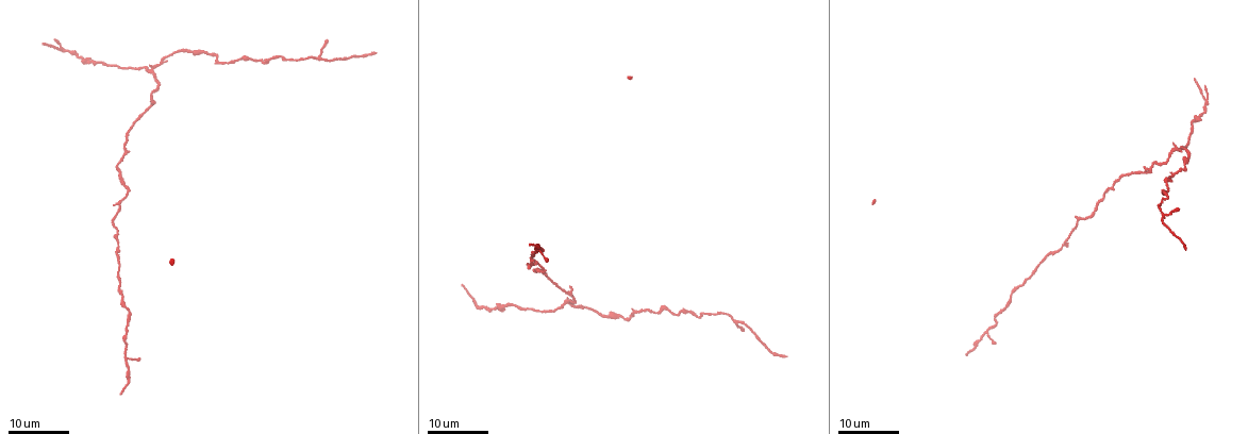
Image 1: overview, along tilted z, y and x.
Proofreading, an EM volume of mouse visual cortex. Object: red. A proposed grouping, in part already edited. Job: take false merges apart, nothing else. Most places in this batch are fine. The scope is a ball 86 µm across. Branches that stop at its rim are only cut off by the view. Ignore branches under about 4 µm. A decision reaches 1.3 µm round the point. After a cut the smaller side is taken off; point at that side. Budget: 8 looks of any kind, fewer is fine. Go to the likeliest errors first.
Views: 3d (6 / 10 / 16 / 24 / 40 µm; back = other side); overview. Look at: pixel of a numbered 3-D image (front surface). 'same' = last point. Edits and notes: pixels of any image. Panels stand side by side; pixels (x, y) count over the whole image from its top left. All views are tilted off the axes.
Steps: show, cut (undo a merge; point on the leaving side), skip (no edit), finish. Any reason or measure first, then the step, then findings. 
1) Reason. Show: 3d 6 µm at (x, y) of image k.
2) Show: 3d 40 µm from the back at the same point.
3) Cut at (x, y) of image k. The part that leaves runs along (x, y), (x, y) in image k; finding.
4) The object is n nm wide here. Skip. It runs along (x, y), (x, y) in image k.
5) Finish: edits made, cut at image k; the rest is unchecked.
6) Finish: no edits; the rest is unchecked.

Four-way junction. Show: 3d 16 µm at (564, 303) of image 1.

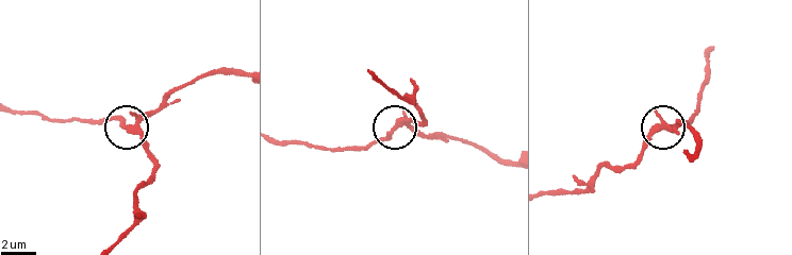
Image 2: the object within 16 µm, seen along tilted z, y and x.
Show: 3d 6 µm at (659, 126) of image 2.

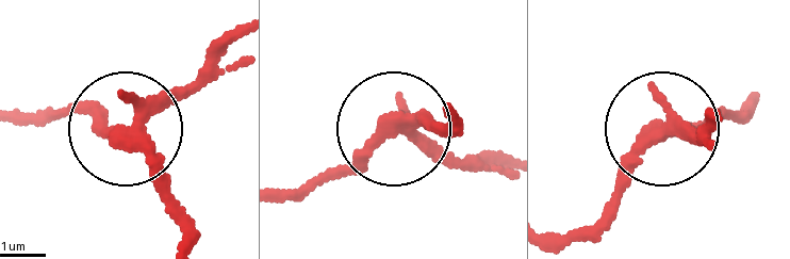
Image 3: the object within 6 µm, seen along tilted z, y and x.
4 arms meet here. Cut at (95, 112) of image 3. The part that leaves runs along (132, 141), (77, 109), (13, 112) in image 3; two neurons meet here.

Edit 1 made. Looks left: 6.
Narrows sharply. Show: 3d 24 µm at (240, 60) of image 1.

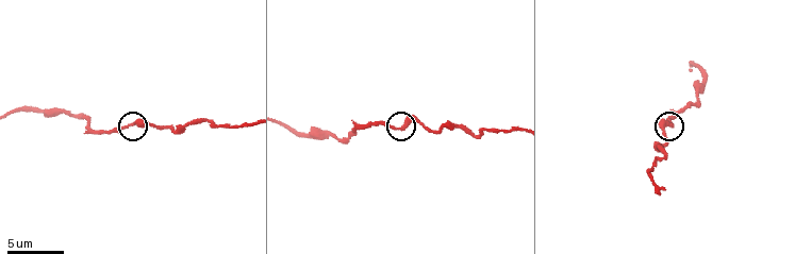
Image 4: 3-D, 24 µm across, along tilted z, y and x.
Zoom in. Show: 3d 6 µm at (128, 124) of image 4.

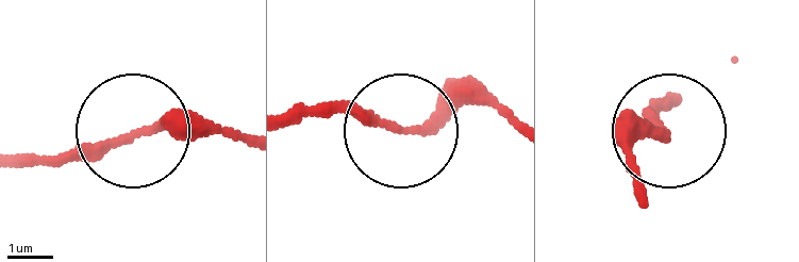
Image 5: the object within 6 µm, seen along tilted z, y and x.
Skip. One neuron here.

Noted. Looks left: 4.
Show: 3d 24 µm at (127, 311) of image 1.

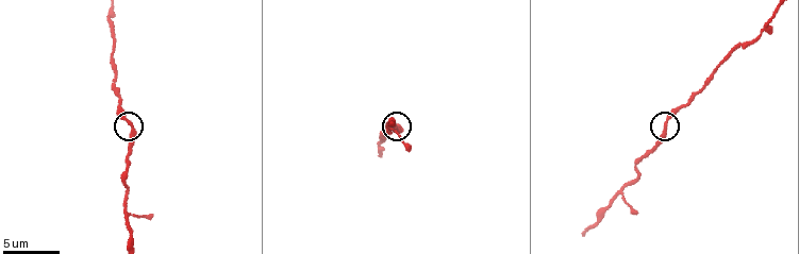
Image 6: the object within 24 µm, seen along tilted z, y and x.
Show: 3d 6 µm at (664, 126) of image 6.

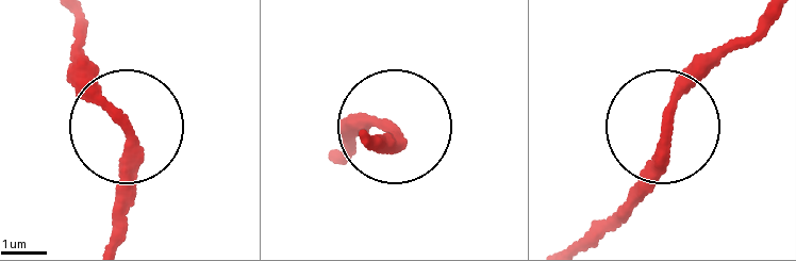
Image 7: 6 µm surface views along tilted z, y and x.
Skip. All the same neuron.

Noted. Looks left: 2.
Side arm on a straight run. Show: 3d 16 µm at (1075, 222) of image 1.

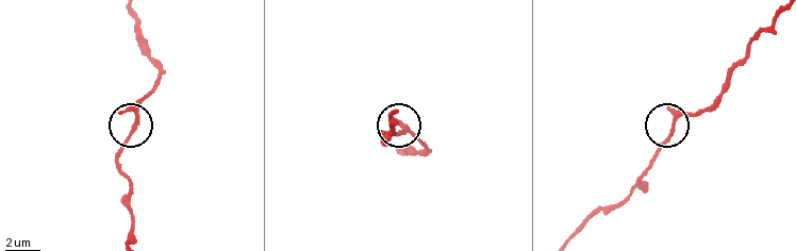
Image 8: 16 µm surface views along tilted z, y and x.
Show: 3d 6 µm at (401, 133) of image 8.

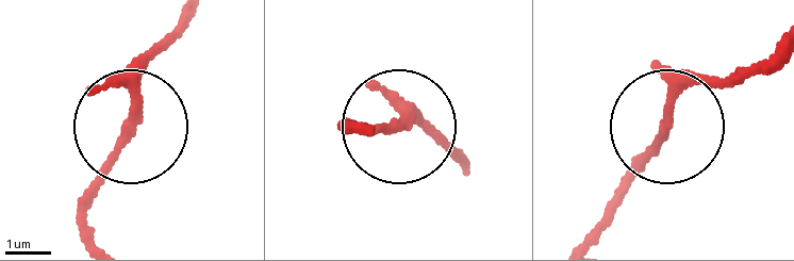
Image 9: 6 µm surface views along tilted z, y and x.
3 arms meet here. Skip. It runs along (775, 49), (678, 95), (664, 140), (623, 170) in image 9; one neuron here.

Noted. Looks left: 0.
Finish: edits made, cut at image 3; the rest is unchecked.

